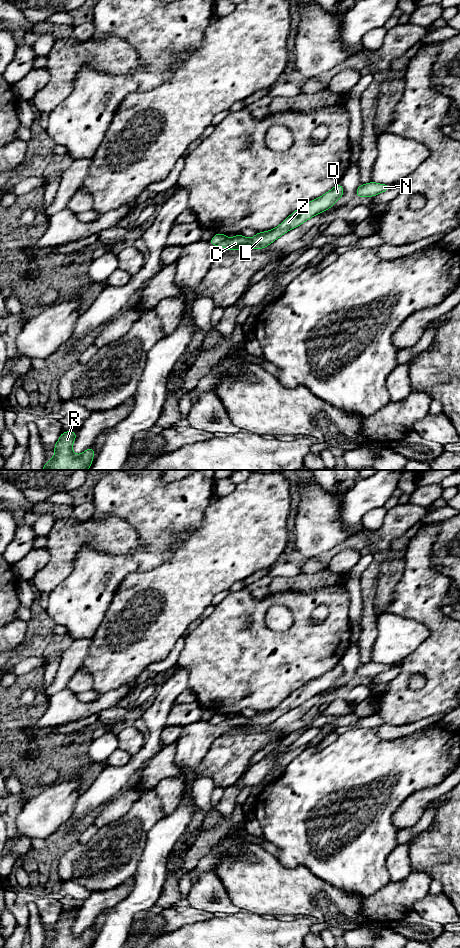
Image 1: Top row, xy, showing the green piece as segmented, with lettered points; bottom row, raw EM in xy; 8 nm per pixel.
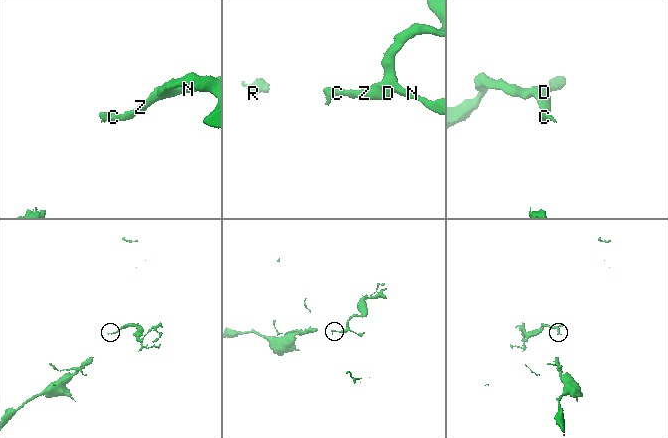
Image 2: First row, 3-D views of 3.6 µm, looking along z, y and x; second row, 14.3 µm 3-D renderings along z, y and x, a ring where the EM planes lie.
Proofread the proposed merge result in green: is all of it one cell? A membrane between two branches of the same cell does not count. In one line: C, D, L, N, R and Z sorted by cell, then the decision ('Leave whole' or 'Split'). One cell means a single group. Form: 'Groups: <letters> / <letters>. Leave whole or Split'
Groups: C D L N Z / R. Split

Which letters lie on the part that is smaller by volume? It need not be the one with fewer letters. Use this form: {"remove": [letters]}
{"remove": ["C", "D", "L", "N", "Z"]}

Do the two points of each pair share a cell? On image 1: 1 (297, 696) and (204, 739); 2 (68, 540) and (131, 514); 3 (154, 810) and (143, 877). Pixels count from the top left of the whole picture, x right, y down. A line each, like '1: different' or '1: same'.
1: same
2: different
3: different

